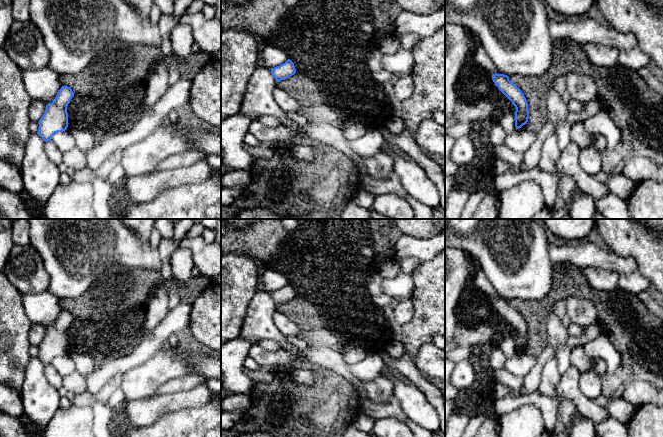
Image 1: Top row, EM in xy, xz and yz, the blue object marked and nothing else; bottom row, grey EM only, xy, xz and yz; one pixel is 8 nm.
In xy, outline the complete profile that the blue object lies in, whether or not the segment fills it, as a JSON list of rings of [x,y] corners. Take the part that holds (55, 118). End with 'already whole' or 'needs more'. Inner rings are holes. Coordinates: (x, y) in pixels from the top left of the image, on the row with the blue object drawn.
[[[62,86],[52,103],[46,105],[45,112],[39,120],[37,134],[45,141],[51,141],[55,133],[67,130],[67,106],[74,93],[68,86]]] | already whole

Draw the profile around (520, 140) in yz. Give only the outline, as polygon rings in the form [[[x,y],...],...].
[[[519,128],[506,135],[504,145],[513,151],[525,153],[536,140],[537,134],[526,128]]]

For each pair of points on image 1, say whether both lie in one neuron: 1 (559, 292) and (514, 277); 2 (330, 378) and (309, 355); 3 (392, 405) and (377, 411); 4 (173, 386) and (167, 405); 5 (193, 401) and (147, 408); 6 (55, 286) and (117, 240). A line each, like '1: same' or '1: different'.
1: different
2: different
3: same
4: different
5: same
6: same

